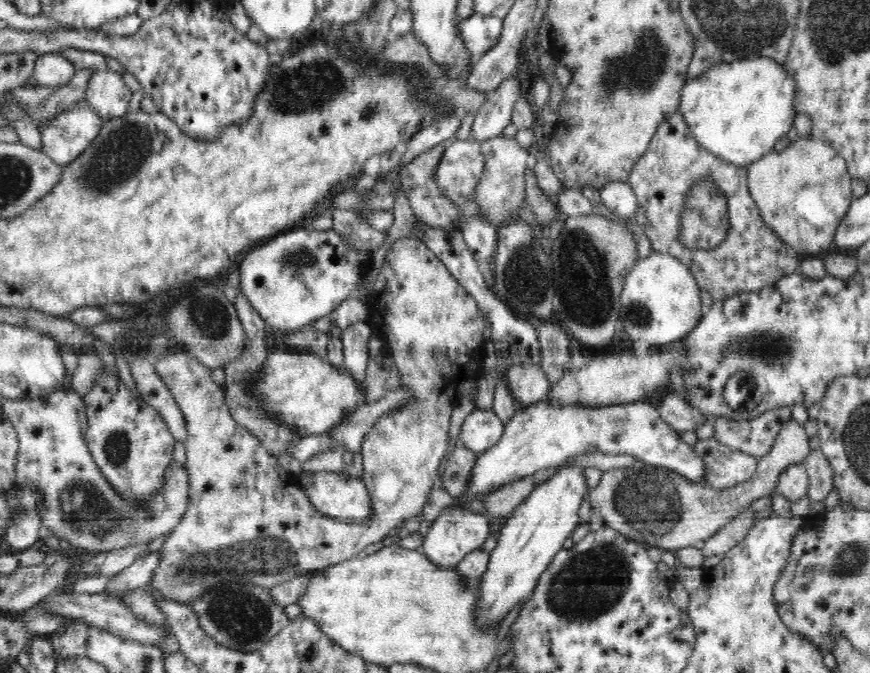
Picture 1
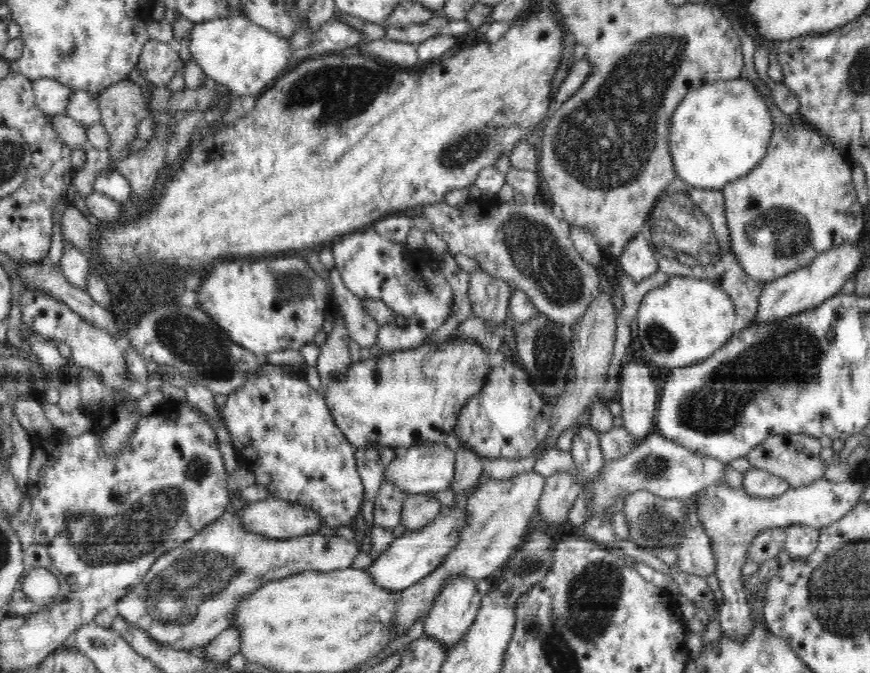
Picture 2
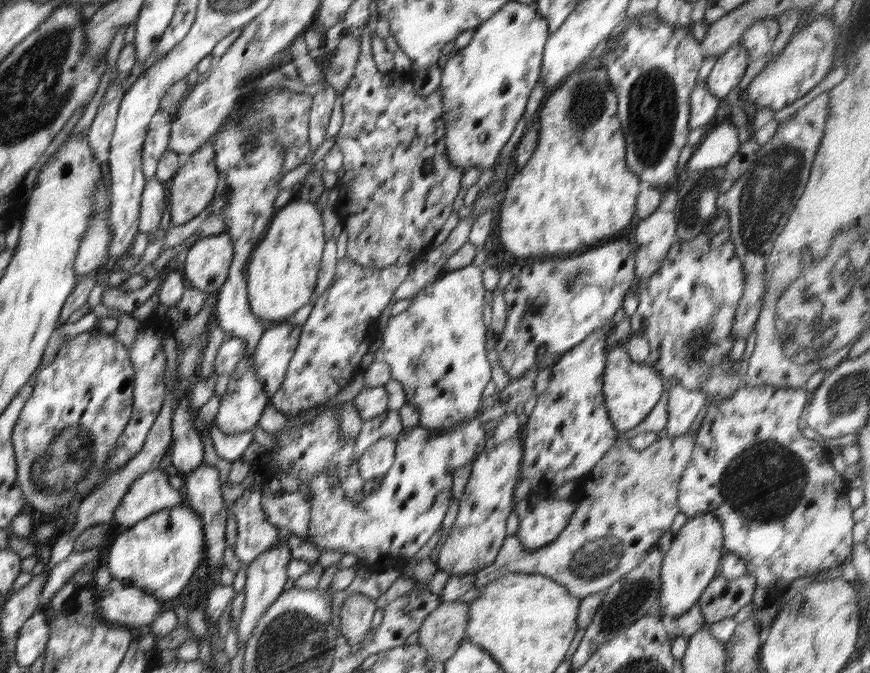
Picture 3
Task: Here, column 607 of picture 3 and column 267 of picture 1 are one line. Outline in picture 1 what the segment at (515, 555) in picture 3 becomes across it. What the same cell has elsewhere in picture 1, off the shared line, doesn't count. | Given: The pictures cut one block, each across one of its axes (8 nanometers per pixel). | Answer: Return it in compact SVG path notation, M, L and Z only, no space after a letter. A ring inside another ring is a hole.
M402 238L392 244L389 250L389 254L385 259L382 268L374 283L373 293L370 294L366 300L368 314L367 322L372 325L374 332L377 333L380 340L383 341L385 351L390 354L390 357L394 359L396 363L396 369L398 369L398 375L401 378L400 390L408 390L412 393L412 400L404 406L404 408L396 408L396 410L390 410L388 414L380 416L378 422L368 430L368 434L364 436L361 444L361 453L363 456L363 481L367 486L368 494L370 495L370 502L373 508L373 515L371 519L358 523L355 521L340 521L336 518L330 518L324 516L322 512L318 512L312 503L309 502L306 496L305 490L299 486L299 484L284 484L284 480L276 482L274 480L274 468L276 468L276 458L270 456L269 452L266 452L262 443L253 435L250 434L245 428L242 428L239 424L236 424L234 418L230 414L229 408L224 400L223 388L217 386L210 375L210 369L206 368L199 360L194 360L189 356L187 352L184 352L177 347L174 348L173 354L161 352L155 356L155 371L160 376L160 379L166 384L166 387L170 389L175 401L179 404L182 416L187 424L187 441L185 442L185 453L187 454L186 470L188 473L189 484L189 503L182 516L181 521L174 527L174 530L165 538L163 548L161 549L160 564L158 568L153 572L152 586L154 589L164 597L164 599L170 599L170 601L176 601L178 604L184 604L184 606L190 606L190 604L198 601L205 593L210 593L219 582L230 580L236 583L252 584L254 586L262 586L268 590L274 586L282 585L284 582L289 582L296 578L296 576L302 576L302 574L310 574L311 572L325 569L334 564L344 562L344 560L350 560L352 558L363 555L363 550L370 544L376 544L384 540L388 532L392 528L396 528L403 521L412 518L412 516L421 515L422 507L427 502L430 490L437 486L438 468L442 464L442 460L446 460L446 454L448 454L448 431L450 430L450 414L454 407L460 402L460 398L464 395L472 395L474 402L477 399L476 390L479 377L481 375L484 352L484 338L483 334L487 332L488 326L486 325L483 314L480 312L479 306L476 304L472 295L468 294L464 288L460 286L460 283L455 279L453 274L446 268L446 265L440 261L440 258L436 256L434 252L431 252L420 239L414 238Z

